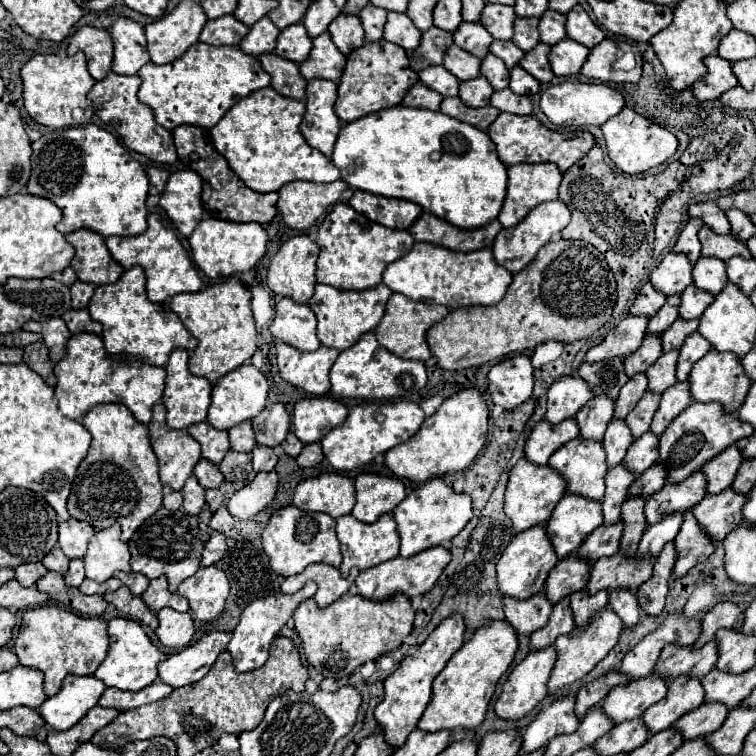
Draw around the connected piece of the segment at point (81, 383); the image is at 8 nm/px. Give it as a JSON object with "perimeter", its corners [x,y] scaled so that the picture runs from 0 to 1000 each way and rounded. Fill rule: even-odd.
{"perimeter":[[[111,439],[90,450],[87,471],[71,484],[71,497],[77,500],[71,524],[77,529],[77,542],[87,553],[106,556],[122,537],[153,532],[164,534],[183,558],[196,561],[201,553],[201,537],[214,526],[220,489],[185,476],[156,479],[153,474],[143,471],[132,444]]]}

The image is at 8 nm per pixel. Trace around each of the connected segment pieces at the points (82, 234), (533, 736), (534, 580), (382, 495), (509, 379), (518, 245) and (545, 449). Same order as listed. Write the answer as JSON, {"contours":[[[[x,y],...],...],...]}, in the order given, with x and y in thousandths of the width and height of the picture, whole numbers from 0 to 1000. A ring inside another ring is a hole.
{"contours":[[[[101,304],[87,310],[87,317],[98,325],[101,336],[95,341],[95,354],[103,370],[135,378],[153,373],[164,354],[146,339],[140,320],[132,310],[122,304]]],[[[743,921],[725,931],[698,960],[690,981],[690,995],[706,995],[720,989],[730,976],[754,971],[765,963],[767,952],[759,947],[759,923]]],[[[704,696],[704,701],[693,701],[693,706],[683,706],[656,749],[664,788],[701,791],[701,788],[717,783],[725,757],[735,749],[735,743],[738,743],[738,738],[735,738],[730,717],[725,717],[725,706],[722,706],[720,696]]],[[[474,627],[471,630],[471,667],[466,683],[476,690],[492,693],[505,680],[519,677],[537,656],[532,635],[513,632],[503,627]]],[[[685,468],[653,481],[646,492],[646,519],[653,534],[680,542],[704,524],[706,487],[696,468]]],[[[741,265],[717,267],[696,288],[690,288],[683,299],[661,304],[661,310],[653,315],[653,323],[651,323],[653,344],[677,362],[688,360],[690,354],[698,352],[698,347],[706,344],[712,331],[728,320],[730,310],[746,304],[751,299],[751,294],[754,294],[754,278],[751,278],[751,272],[746,272],[746,267],[741,267]]],[[[751,553],[738,563],[730,563],[725,556],[714,556],[696,582],[696,593],[693,593],[696,606],[712,616],[720,616],[741,590],[746,590],[751,582],[762,579],[765,574],[767,566],[762,563],[759,553]]]]}

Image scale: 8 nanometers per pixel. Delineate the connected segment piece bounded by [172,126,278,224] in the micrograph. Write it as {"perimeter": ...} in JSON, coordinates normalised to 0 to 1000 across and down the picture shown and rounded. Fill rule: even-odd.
{"perimeter":[[[235,167],[235,169],[228,172],[228,183],[230,183],[230,190],[233,190],[235,212],[243,214],[259,230],[265,230],[265,235],[270,238],[267,272],[270,272],[270,278],[280,288],[307,291],[307,294],[341,294],[341,296],[352,296],[352,294],[357,294],[365,286],[368,257],[365,254],[344,257],[344,254],[331,251],[304,225],[304,220],[296,212],[296,206],[288,204],[288,198],[280,193],[280,185],[278,185],[275,172],[262,169],[262,167]]]}

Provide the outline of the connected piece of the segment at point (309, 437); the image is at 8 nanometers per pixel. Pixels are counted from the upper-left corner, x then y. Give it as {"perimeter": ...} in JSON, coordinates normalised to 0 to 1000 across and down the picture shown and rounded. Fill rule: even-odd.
{"perimeter":[[[405,524],[389,534],[386,561],[397,585],[423,585],[434,569],[450,563],[460,550],[458,537],[442,524]]]}

